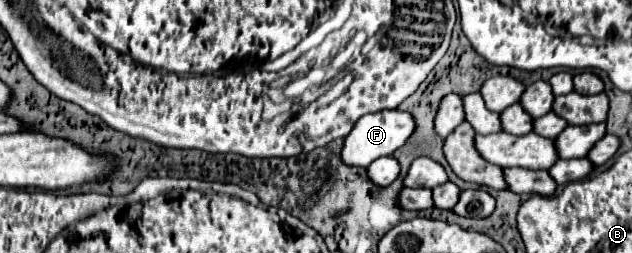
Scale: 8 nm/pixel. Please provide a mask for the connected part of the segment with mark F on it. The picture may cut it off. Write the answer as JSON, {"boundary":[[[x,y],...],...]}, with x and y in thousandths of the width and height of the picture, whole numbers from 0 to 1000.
{"boundary":[[[630,431],[576,455],[576,462],[570,462],[570,478],[563,478],[563,494],[551,526],[551,542],[544,542],[544,573],[541,573],[541,605],[538,605],[541,644],[554,652],[554,660],[582,660],[598,621],[614,621],[630,581],[636,581],[639,557],[652,534],[655,502],[658,494],[655,494],[652,455],[630,439]]]}

